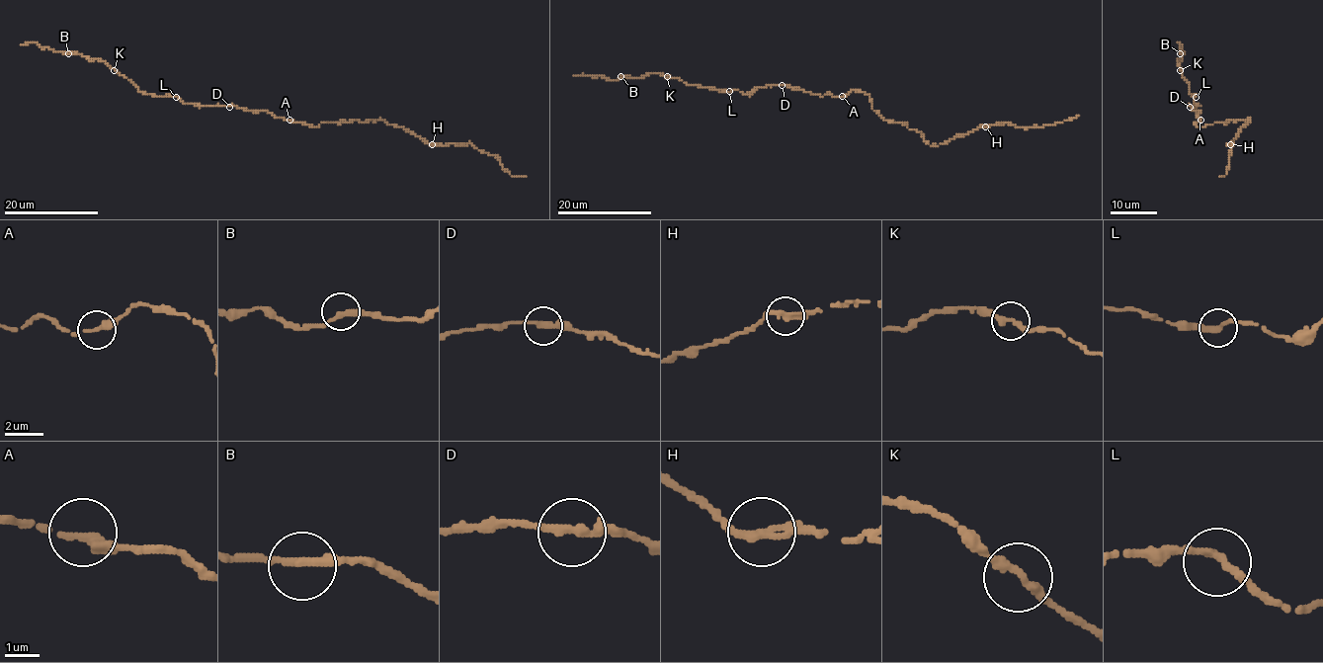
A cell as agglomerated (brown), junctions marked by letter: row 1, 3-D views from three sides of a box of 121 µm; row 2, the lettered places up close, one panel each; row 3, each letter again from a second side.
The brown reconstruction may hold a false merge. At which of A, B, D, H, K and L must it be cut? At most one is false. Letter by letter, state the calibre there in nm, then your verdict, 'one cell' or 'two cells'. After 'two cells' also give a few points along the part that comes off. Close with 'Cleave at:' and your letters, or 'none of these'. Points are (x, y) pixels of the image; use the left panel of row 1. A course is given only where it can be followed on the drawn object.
A: 280 nm thick; one cell
B: 280 nm thick; one cell
D: 280 nm thick; one cell
H: 280 nm thick; one cell
K: 280 nm thick; one cell
L: 240 nm thick; one cell
Cleave at: none of these

